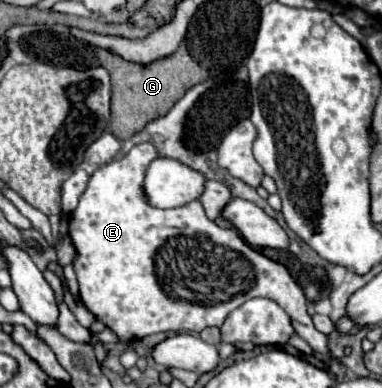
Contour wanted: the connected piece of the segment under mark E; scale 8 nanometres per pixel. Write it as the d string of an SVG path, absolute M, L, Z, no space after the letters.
M145 142L131 148L123 158L101 166L91 174L83 196L79 198L79 206L71 212L69 236L77 250L73 268L79 282L79 296L85 308L93 312L95 318L101 320L119 338L119 342L127 344L155 332L201 332L209 326L221 326L229 312L247 300L269 298L287 312L295 332L315 352L323 356L329 354L327 336L315 330L311 316L307 314L305 294L283 264L277 264L253 250L237 234L237 230L219 228L205 216L199 200L173 210L151 208L145 202L145 194L141 194L141 182L145 178L145 166L149 166L153 158L157 158L157 150Z

